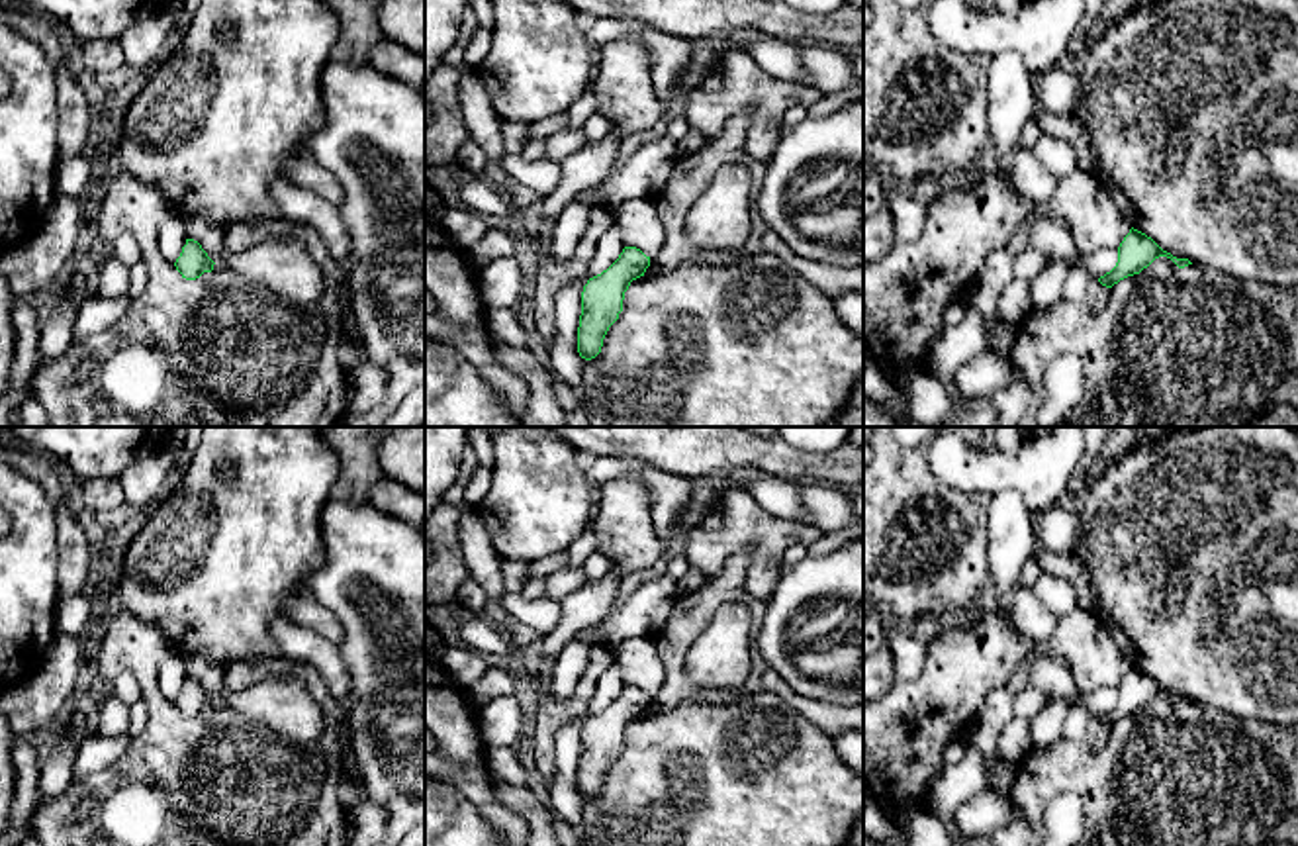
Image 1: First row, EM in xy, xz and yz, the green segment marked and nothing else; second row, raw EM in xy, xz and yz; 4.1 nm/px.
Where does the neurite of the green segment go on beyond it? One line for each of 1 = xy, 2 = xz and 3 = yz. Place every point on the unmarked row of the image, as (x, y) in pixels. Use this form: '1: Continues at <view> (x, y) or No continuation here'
1: No continuation here
2: No continuation here
3: No continuation here

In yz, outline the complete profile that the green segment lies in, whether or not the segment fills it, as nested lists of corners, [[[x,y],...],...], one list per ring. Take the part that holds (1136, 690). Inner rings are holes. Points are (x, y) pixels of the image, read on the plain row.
[[[1132,666],[1118,685],[1116,705],[1100,715],[1098,721],[1106,727],[1112,727],[1120,719],[1139,713],[1159,695],[1171,697],[1179,707],[1192,703],[1188,697],[1177,697],[1163,689],[1151,676]]]

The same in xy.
[[[186,678],[186,683],[182,685],[182,691],[174,701],[176,709],[186,719],[196,719],[204,711],[211,711],[213,703],[215,701],[208,695],[208,691],[202,687],[202,683],[194,678]]]

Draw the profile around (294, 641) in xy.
[[[280,617],[270,625],[270,634],[284,656],[315,666],[327,689],[339,699],[347,697],[347,666],[339,644],[325,636]]]

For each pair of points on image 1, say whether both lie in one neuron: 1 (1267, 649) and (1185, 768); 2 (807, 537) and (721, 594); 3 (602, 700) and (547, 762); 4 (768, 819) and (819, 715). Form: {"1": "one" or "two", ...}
{"1": "two", "2": "two", "3": "two", "4": "two"}

